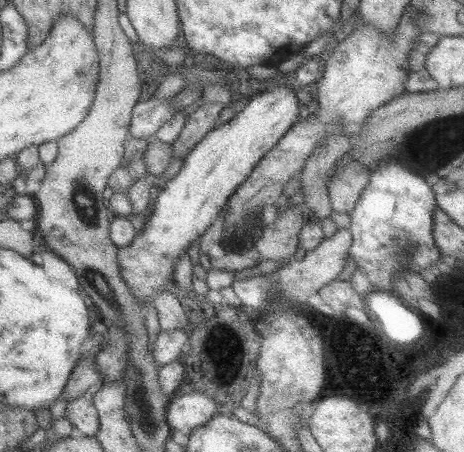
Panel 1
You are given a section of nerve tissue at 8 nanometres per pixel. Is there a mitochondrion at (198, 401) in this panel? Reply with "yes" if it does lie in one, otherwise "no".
no

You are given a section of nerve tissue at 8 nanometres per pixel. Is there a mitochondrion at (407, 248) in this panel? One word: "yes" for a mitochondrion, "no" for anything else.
yes

